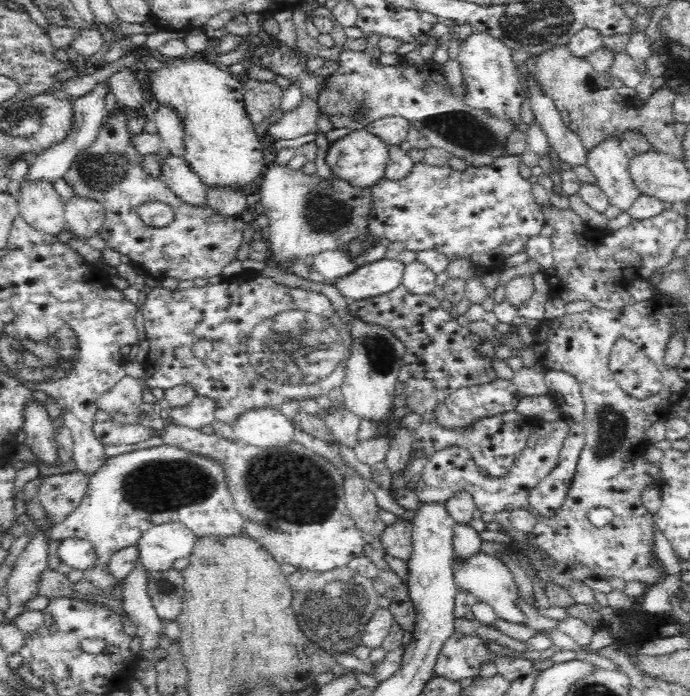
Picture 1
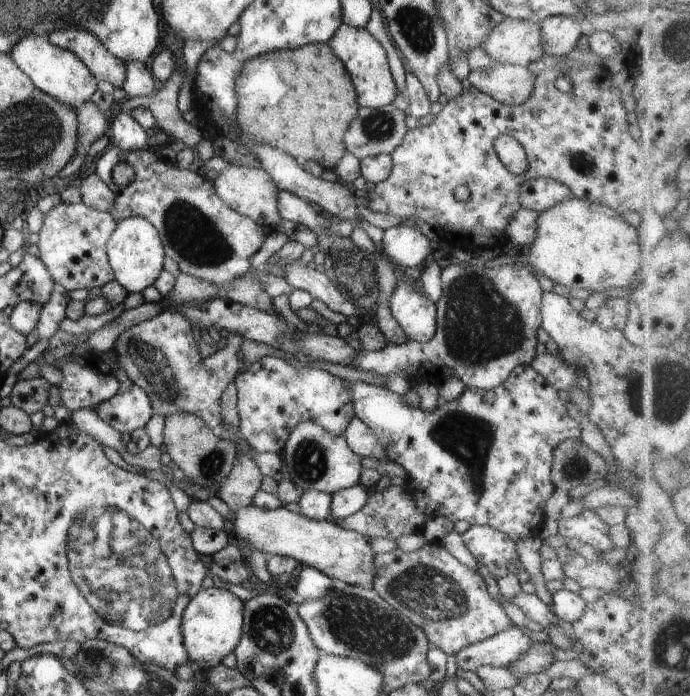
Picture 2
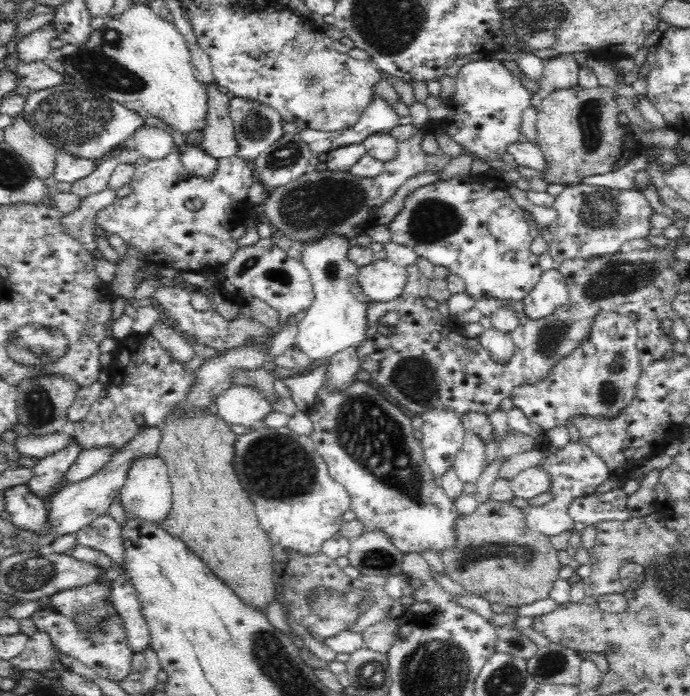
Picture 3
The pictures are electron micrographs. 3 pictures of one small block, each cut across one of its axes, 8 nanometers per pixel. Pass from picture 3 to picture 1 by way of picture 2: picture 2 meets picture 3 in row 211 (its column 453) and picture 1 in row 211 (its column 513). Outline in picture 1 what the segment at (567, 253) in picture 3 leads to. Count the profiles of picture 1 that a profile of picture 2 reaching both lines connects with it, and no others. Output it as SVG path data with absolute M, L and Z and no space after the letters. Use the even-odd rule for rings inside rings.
M617 136L604 138L587 154L587 167L608 197L610 206L624 212L640 196L640 190L628 173L628 164L630 159L626 157L626 145Z

